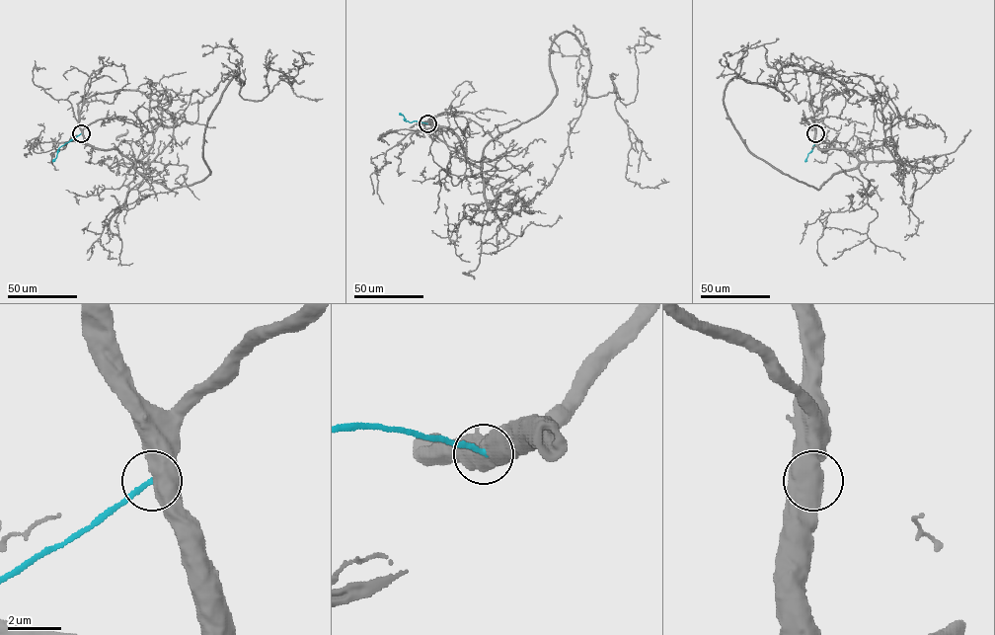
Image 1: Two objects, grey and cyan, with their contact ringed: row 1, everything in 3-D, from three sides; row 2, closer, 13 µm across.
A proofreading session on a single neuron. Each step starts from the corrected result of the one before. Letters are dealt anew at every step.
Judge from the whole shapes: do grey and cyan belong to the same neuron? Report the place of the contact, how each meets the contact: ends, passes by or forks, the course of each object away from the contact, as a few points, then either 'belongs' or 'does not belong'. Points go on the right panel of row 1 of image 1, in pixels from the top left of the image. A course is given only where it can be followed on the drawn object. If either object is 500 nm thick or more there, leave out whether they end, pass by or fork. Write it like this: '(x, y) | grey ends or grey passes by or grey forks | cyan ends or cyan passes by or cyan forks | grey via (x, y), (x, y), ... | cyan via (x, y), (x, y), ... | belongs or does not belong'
(815, 133) | grey via (815, 133), (859, 163), (818, 189), (749, 150), (726, 86), (788, 101), (792, 62), (869, 77), (870, 101) | cyan via (815, 133), (814, 145), (805, 161) | does not belong

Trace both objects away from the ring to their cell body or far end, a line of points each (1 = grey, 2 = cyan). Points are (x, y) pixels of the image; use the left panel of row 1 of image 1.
1: (82, 133), (174, 189), (209, 174), (204, 128), (233, 77), (243, 99), (262, 101), (269, 62), (317, 101)
2: (81, 133), (61, 146), (52, 161)

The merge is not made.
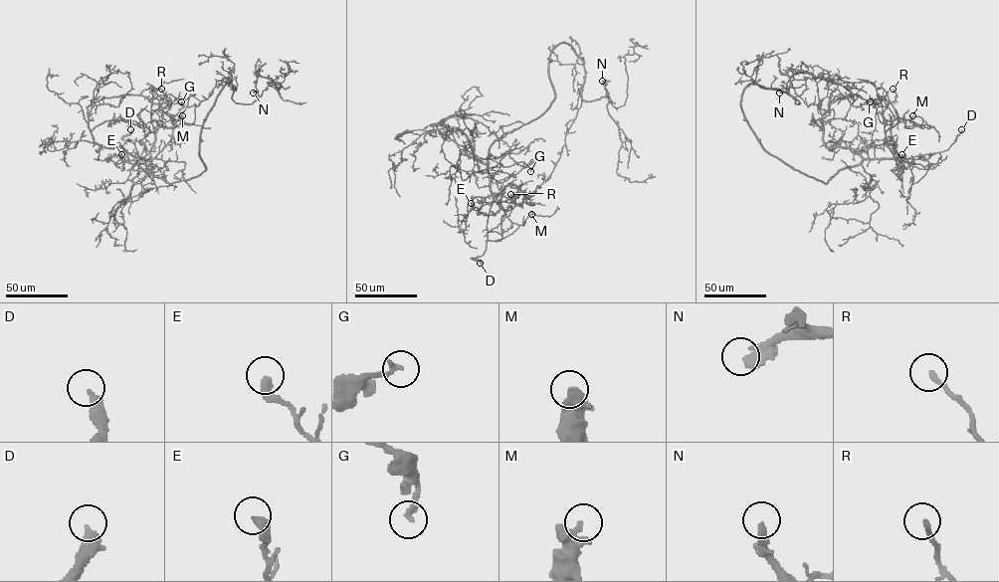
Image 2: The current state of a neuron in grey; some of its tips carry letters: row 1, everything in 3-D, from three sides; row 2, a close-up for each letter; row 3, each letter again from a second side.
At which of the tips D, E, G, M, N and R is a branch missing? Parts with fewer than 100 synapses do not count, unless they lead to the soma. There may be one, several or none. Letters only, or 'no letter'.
D, N

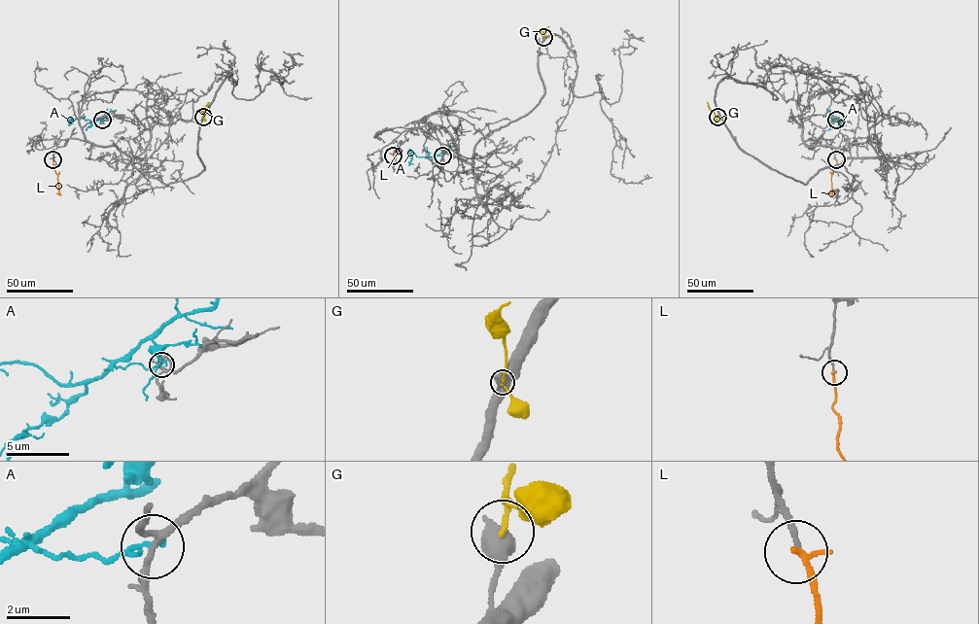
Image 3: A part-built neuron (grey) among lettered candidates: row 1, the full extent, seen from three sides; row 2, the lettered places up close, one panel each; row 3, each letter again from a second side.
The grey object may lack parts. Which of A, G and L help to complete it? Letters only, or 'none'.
L

